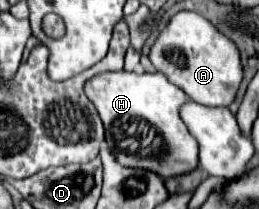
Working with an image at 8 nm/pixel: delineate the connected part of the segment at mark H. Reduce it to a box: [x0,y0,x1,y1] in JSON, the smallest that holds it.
[85,71,199,181]

